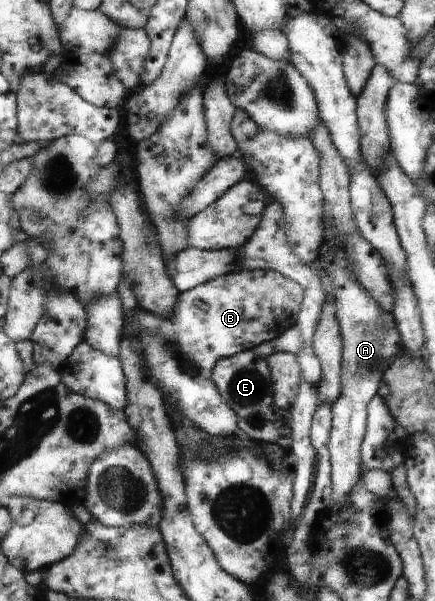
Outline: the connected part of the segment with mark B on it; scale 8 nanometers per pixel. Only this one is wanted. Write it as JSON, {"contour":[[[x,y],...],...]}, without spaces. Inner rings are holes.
{"contour":[[[239,268],[195,289],[180,292],[169,315],[157,315],[141,308],[141,311],[137,311],[128,320],[128,330],[133,330],[136,338],[143,343],[149,381],[160,388],[165,405],[170,405],[171,409],[207,435],[231,438],[239,433],[239,416],[235,416],[236,412],[224,402],[223,396],[216,390],[212,370],[221,359],[252,350],[266,341],[273,341],[295,327],[303,301],[303,288],[284,275],[262,269],[253,271]]]}

